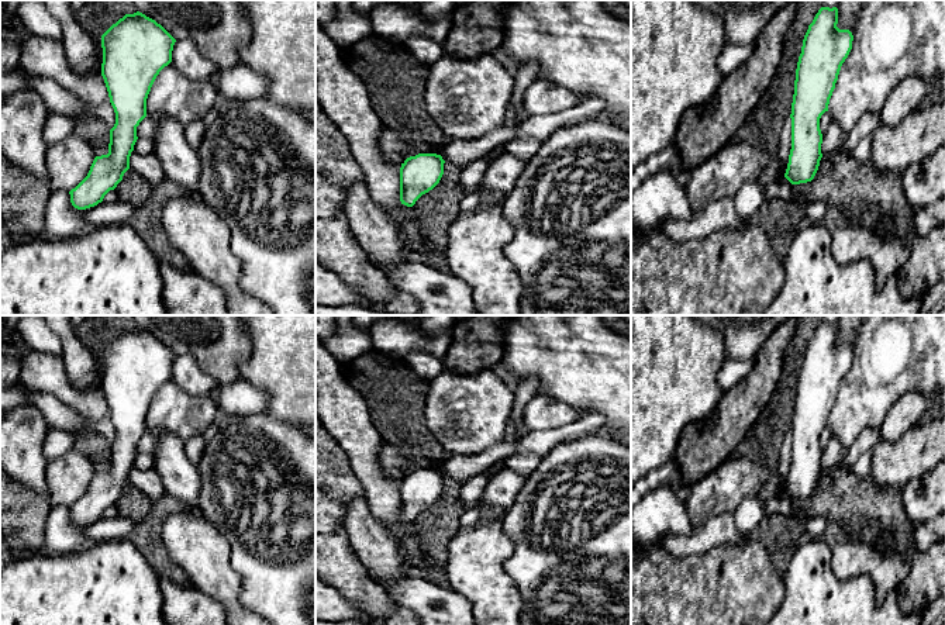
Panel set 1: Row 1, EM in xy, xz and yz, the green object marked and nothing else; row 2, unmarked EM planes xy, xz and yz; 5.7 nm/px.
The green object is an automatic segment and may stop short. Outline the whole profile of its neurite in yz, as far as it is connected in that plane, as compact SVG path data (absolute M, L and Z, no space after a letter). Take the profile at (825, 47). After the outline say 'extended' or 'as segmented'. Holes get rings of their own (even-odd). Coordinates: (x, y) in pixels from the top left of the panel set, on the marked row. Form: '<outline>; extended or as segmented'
M821 7L803 39L791 103L791 149L784 177L791 184L811 182L822 158L820 118L828 111L853 35L839 30L838 8Z; as segmented

